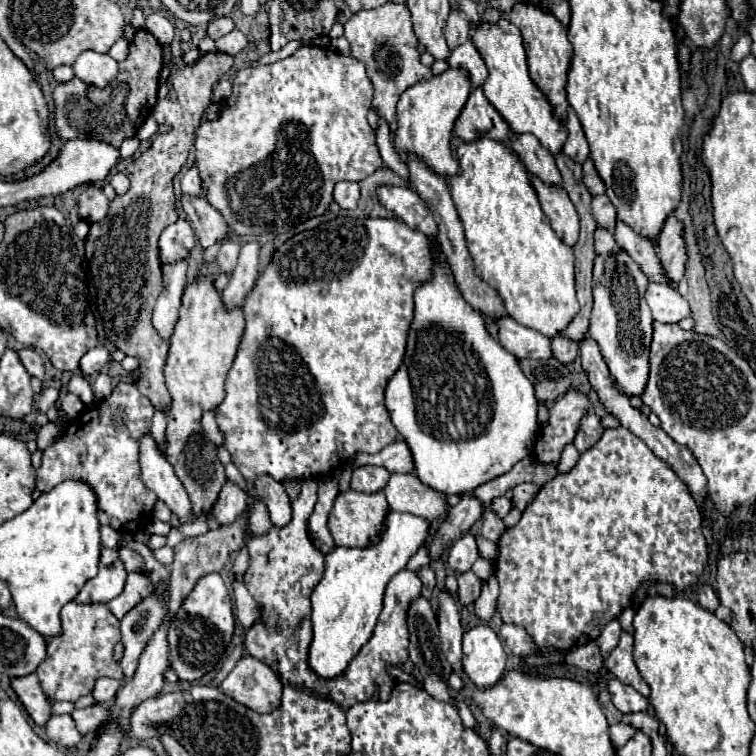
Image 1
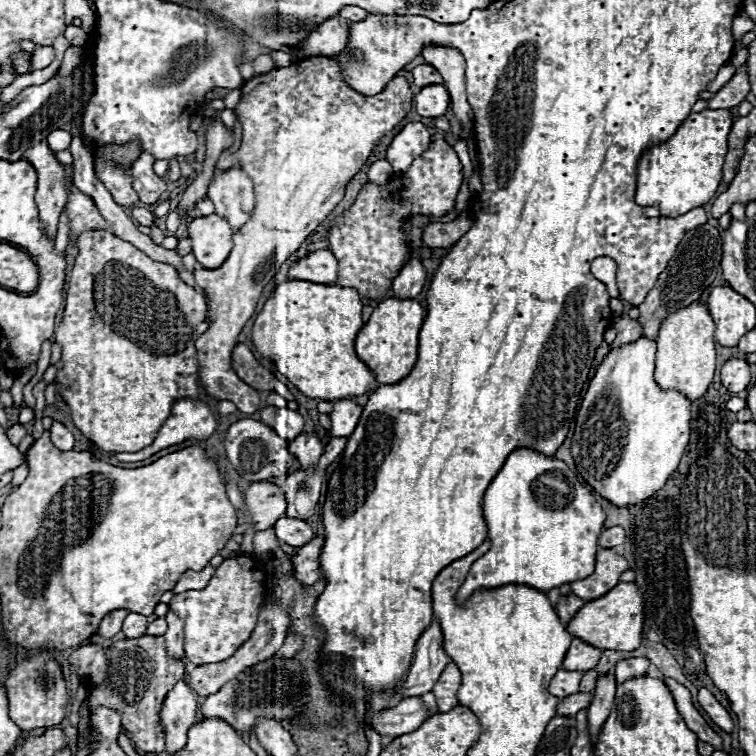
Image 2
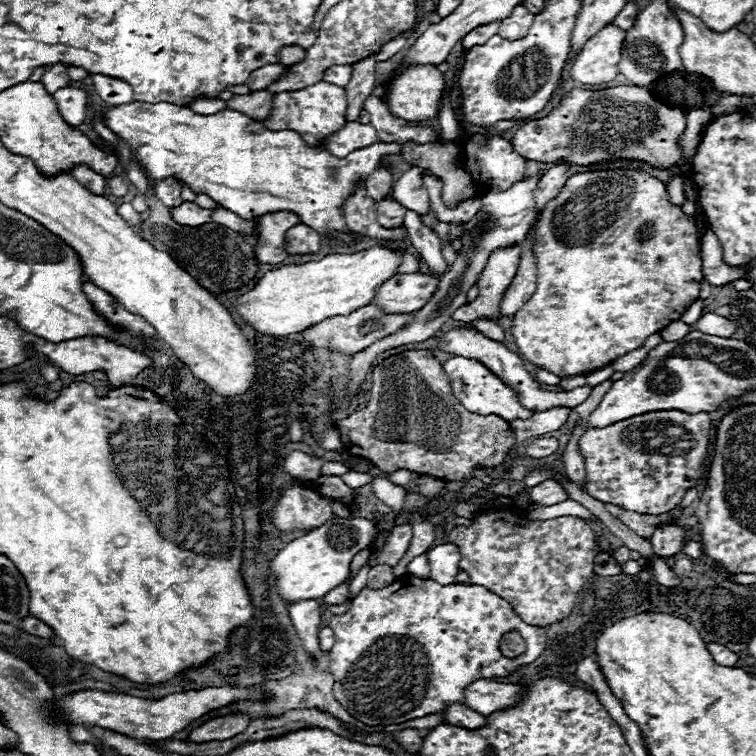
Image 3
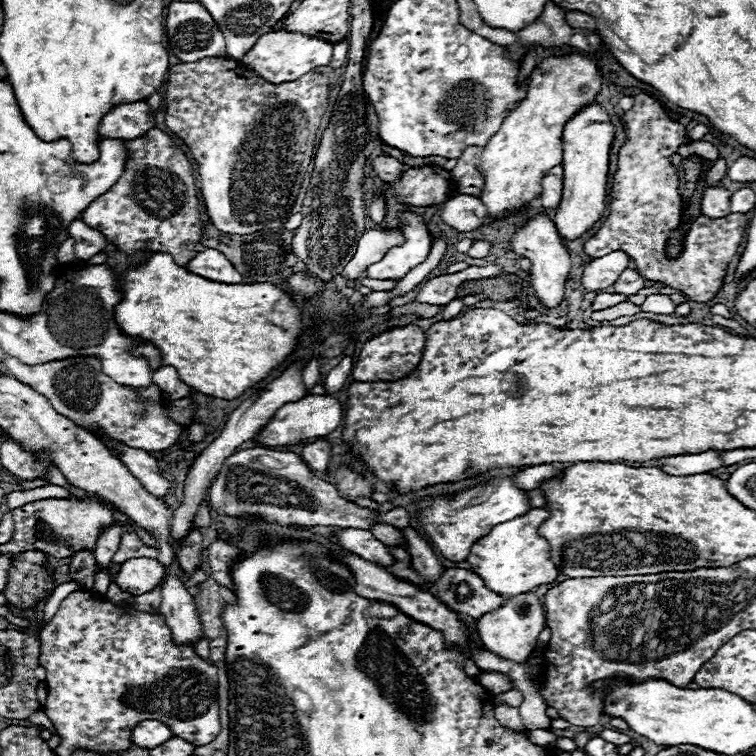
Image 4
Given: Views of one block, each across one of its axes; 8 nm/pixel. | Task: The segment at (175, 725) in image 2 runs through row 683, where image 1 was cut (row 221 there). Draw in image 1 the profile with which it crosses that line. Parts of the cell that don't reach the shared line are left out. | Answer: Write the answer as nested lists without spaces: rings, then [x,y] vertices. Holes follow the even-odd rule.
[[[178,220],[164,228],[160,236],[160,258],[162,262],[176,262],[190,254],[196,244],[192,226],[186,220]]]

